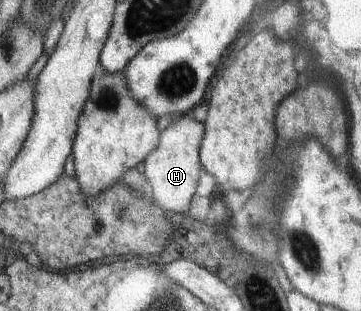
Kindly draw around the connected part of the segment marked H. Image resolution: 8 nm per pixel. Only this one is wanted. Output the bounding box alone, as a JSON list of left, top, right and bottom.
[143,114,203,215]

